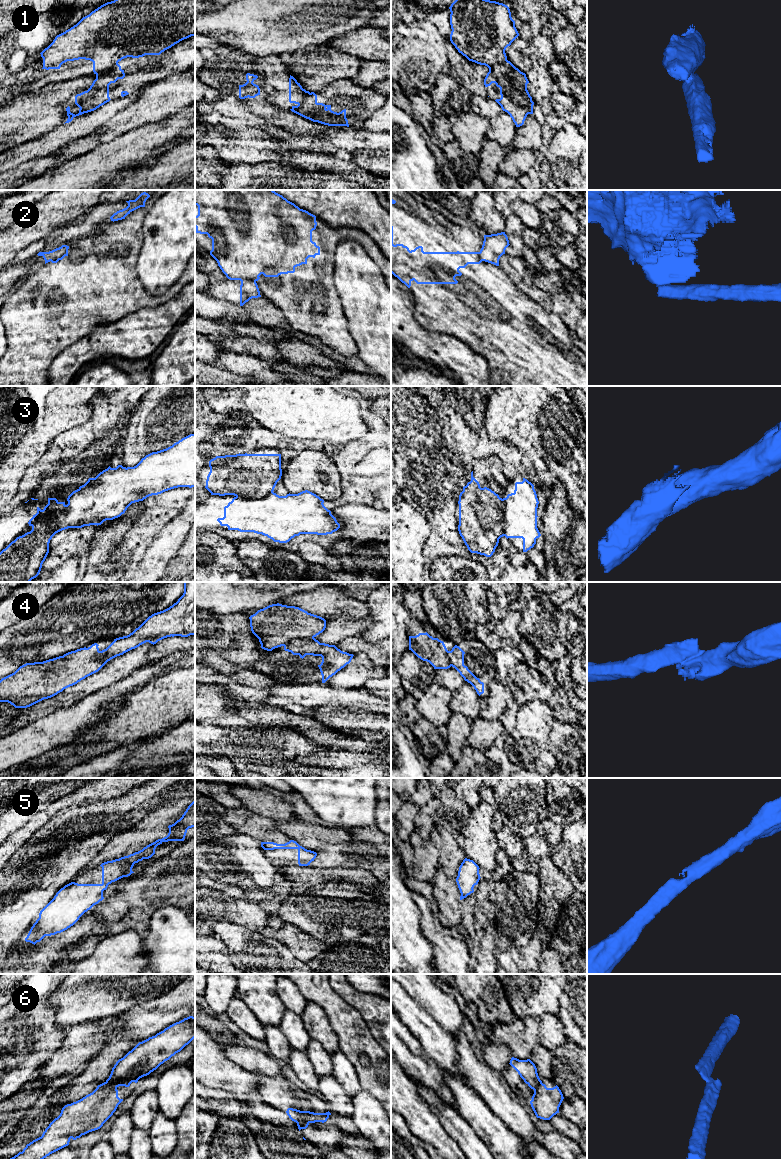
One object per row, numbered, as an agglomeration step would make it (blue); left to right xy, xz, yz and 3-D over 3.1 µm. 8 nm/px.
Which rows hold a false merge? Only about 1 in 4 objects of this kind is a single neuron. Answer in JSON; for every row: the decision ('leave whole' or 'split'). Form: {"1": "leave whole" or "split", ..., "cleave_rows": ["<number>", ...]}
{"1": "split", "2": "split", "3": "split", "4": "split", "5": "leave whole", "6": "split", "cleave_rows": ["1", "2", "3", "4", "6"]}

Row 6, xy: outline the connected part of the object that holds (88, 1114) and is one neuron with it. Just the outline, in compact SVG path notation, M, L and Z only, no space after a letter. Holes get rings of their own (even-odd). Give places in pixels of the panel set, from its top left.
M104 1084L97 1087L92 1093L82 1099L65 1105L60 1115L55 1118L45 1129L42 1136L33 1140L10 1159L44 1159L50 1154L69 1145L70 1139L76 1140L82 1135L100 1129L103 1124L113 1115L118 1105L123 1101L118 1097L117 1087Z

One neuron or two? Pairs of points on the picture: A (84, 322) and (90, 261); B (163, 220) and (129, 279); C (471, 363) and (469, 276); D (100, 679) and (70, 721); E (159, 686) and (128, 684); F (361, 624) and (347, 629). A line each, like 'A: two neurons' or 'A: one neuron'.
A: one neuron
B: two neurons
C: two neurons
D: two neurons
E: two neurons
F: one neuron

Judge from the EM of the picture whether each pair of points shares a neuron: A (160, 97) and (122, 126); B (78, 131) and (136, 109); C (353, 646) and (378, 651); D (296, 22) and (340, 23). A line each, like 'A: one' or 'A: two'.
A: one
B: two
C: one
D: one

